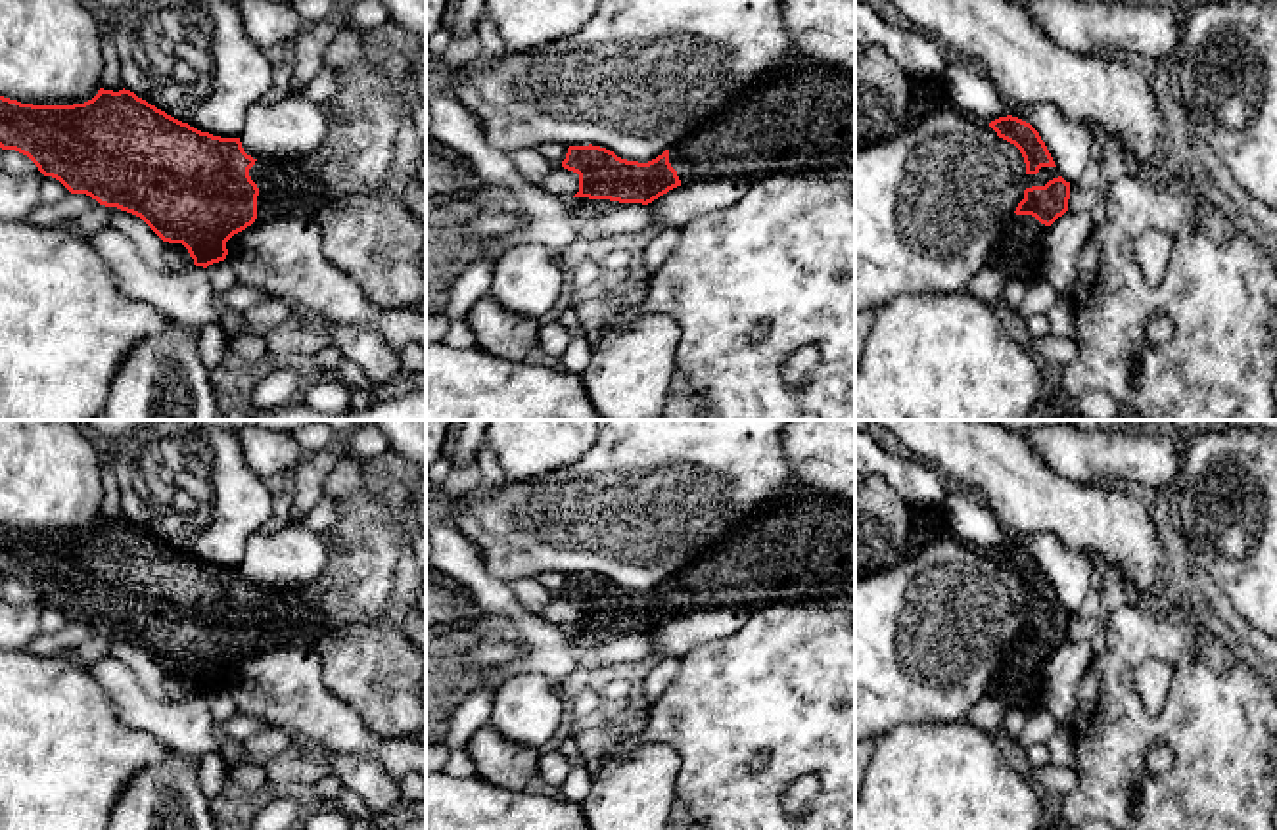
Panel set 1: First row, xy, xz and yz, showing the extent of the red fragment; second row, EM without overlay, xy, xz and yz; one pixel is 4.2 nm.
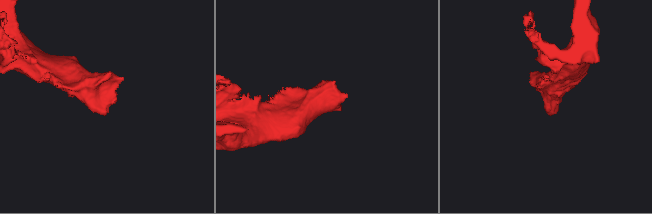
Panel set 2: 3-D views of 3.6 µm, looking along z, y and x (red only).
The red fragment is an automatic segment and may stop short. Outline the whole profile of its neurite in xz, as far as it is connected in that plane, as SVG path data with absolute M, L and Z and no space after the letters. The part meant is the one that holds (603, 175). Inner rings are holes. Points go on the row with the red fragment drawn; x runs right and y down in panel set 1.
M801 56L763 77L696 130L648 163L627 161L600 146L569 146L562 167L579 174L573 197L648 205L681 184L775 174L809 176L815 171L855 169L855 77L846 69Z

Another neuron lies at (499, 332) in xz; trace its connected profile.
M493 297L479 299L466 324L476 335L476 347L510 362L522 362L539 345L539 320L502 309Z

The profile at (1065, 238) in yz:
M1066 211L1045 234L1041 280L1060 295L1070 295L1078 280L1078 257L1093 230L1091 211Z

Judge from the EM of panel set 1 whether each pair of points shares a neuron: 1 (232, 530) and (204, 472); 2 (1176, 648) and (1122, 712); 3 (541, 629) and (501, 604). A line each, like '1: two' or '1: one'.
1: one
2: one
3: one

